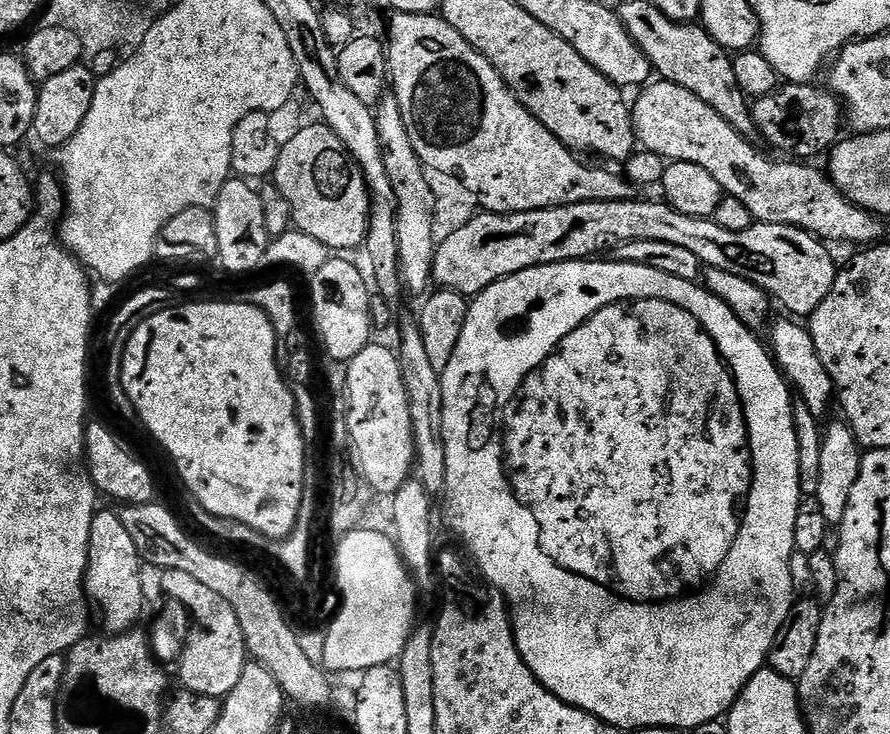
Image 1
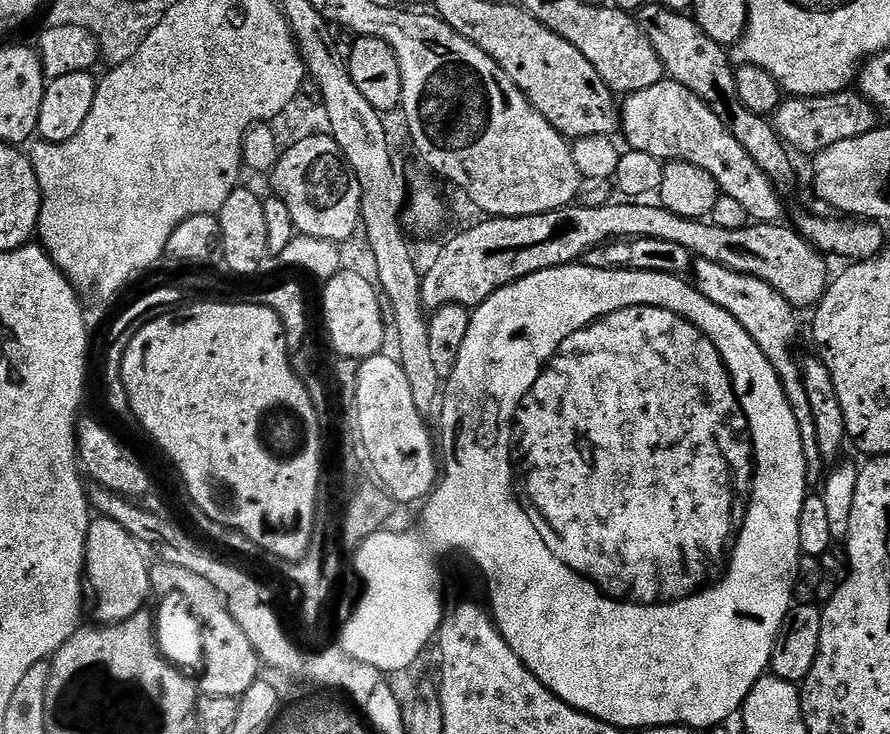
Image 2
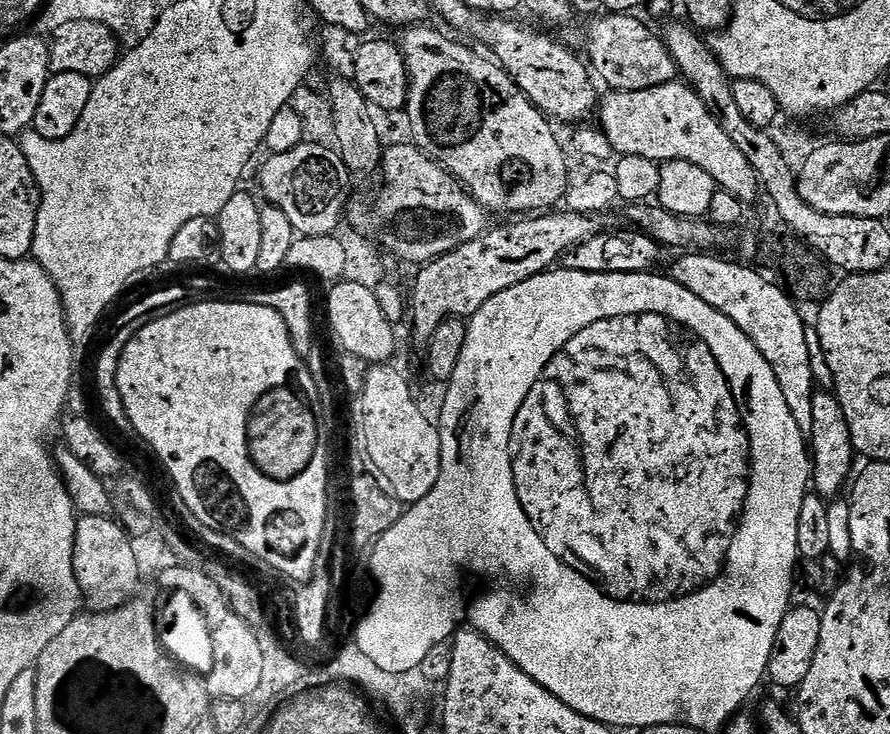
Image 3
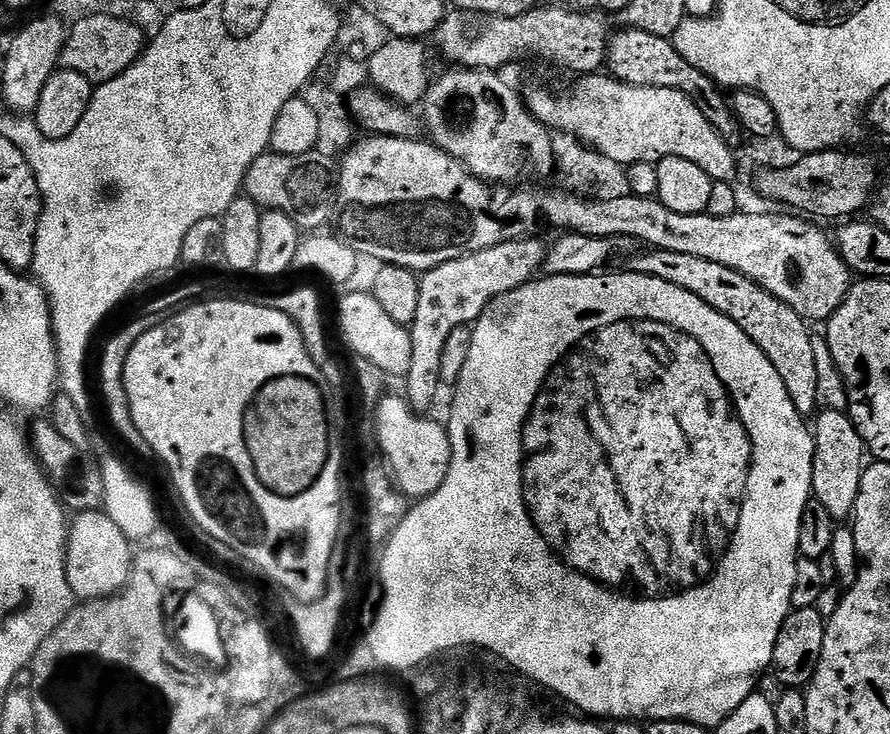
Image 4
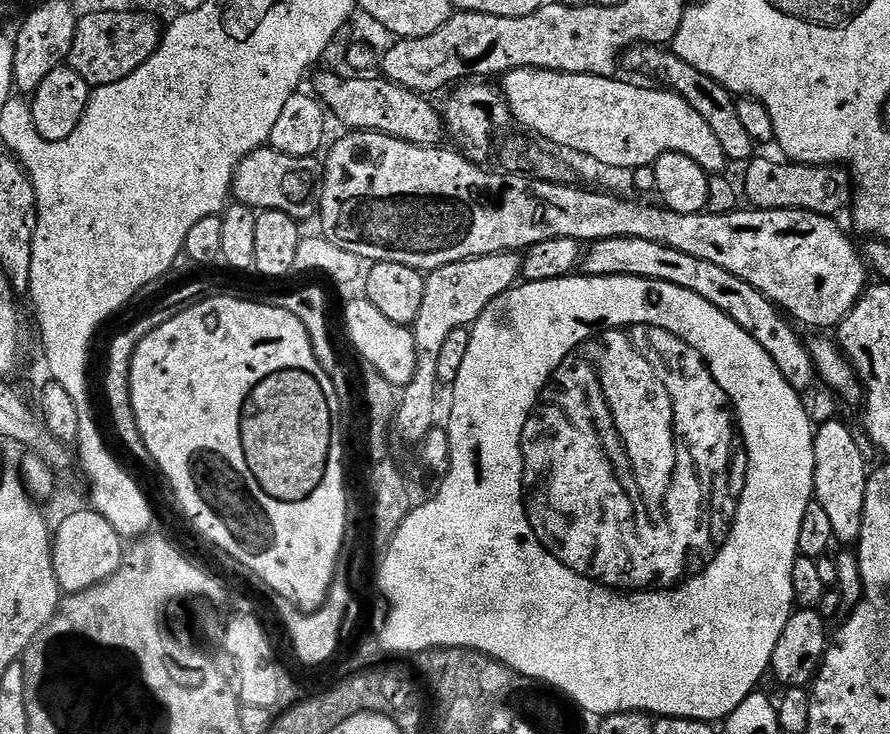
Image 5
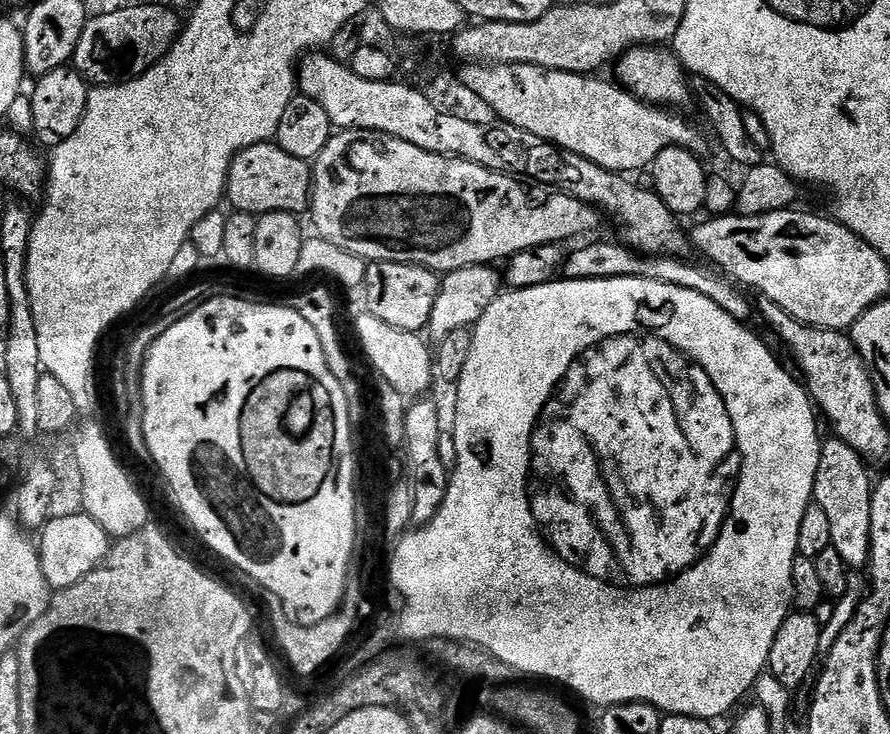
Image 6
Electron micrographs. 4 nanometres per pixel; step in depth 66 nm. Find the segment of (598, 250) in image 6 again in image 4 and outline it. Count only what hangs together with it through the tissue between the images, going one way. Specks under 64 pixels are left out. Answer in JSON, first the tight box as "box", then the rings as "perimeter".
{"box":[626,248,820,418],"perimeter":[[[653,248],[637,251],[635,256],[627,257],[626,264],[629,273],[662,278],[664,284],[690,290],[690,294],[702,298],[706,306],[714,306],[718,314],[726,314],[726,318],[738,325],[756,343],[758,350],[762,350],[762,354],[774,362],[774,370],[778,370],[790,394],[790,402],[794,402],[800,415],[808,418],[817,411],[820,368],[816,365],[816,344],[808,333],[809,321],[790,310],[790,306],[774,298],[774,294],[750,278],[738,274],[738,270],[730,270],[730,266],[718,266],[718,262],[706,262],[706,258],[694,258],[691,254],[674,254],[674,250]]]}

